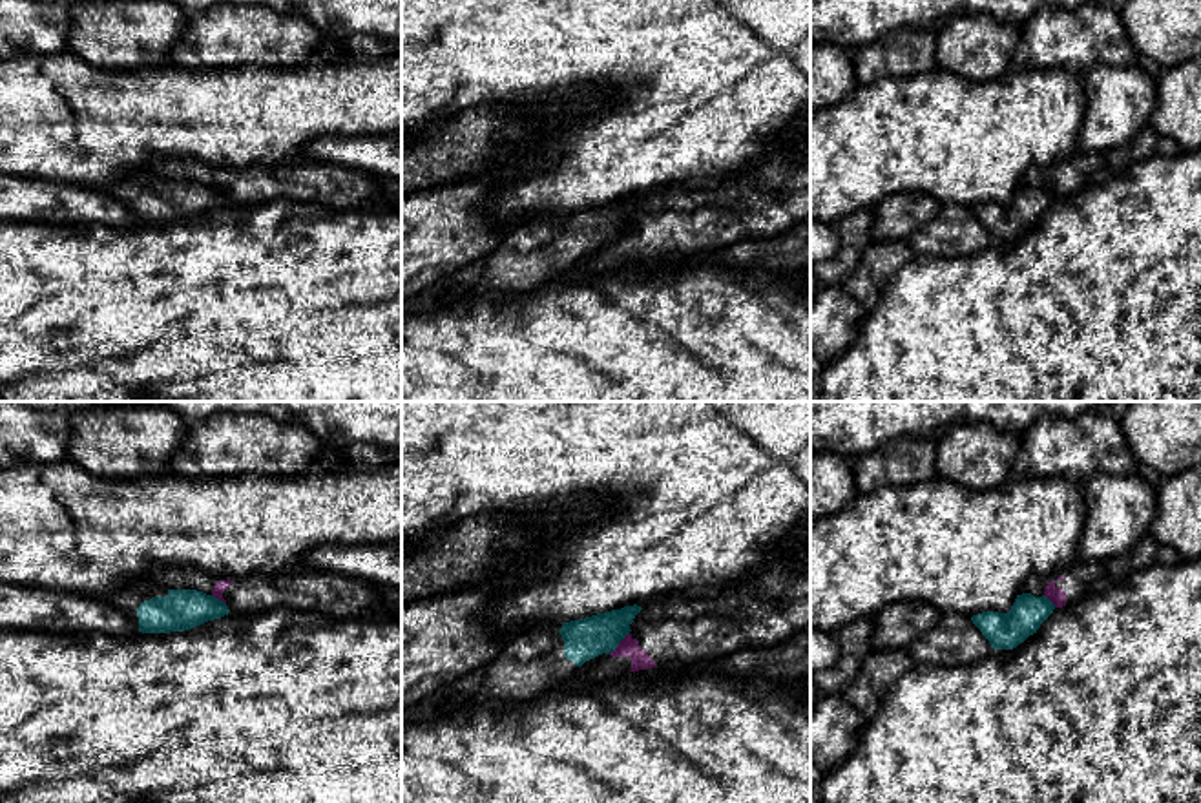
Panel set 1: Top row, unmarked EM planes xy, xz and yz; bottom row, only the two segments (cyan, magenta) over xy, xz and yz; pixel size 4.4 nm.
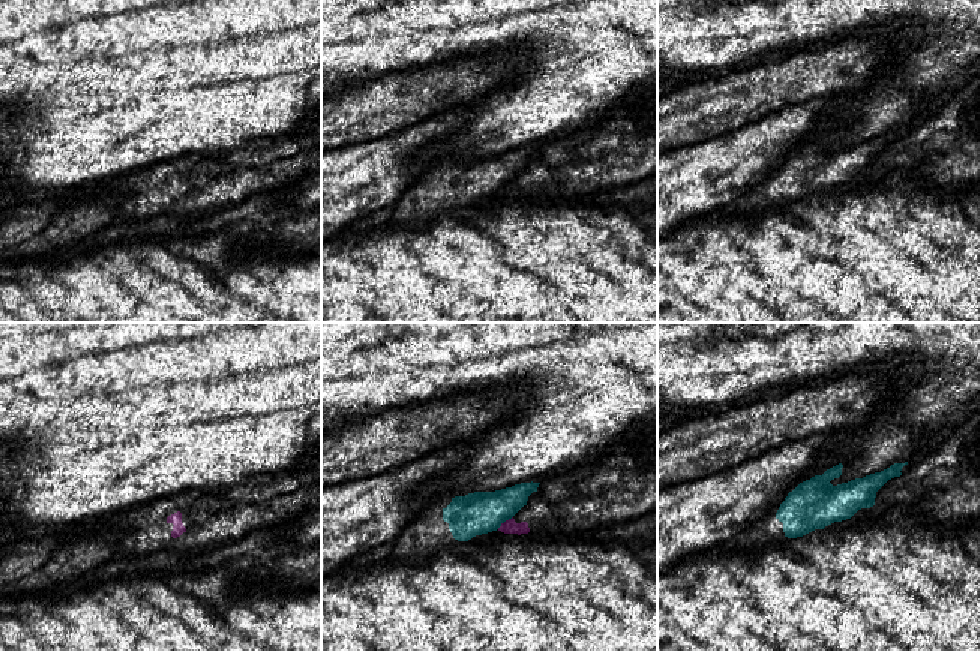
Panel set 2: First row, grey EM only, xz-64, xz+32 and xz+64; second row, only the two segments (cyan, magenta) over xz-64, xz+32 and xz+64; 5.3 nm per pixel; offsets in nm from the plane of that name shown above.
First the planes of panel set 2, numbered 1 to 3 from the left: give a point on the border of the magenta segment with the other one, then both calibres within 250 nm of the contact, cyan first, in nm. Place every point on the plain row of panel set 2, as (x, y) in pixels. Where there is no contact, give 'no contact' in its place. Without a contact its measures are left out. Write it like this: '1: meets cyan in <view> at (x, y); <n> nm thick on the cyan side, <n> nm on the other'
1: no contact
2: meets cyan in xz+32 at (505, 185); 220 nm thick on the cyan side, 80 nm on the other
3: no contact

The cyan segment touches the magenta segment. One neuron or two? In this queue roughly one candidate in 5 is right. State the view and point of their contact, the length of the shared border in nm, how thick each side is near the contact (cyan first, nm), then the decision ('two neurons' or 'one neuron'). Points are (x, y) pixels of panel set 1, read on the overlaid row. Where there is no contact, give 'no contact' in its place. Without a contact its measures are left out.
meets cyan in xz at (619, 641); contact 130 nm long; 180 nm thick on the cyan side, 90 nm on the other; two neurons

